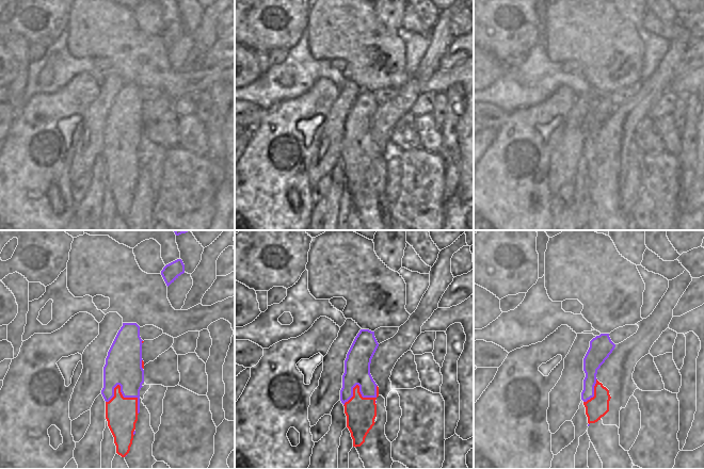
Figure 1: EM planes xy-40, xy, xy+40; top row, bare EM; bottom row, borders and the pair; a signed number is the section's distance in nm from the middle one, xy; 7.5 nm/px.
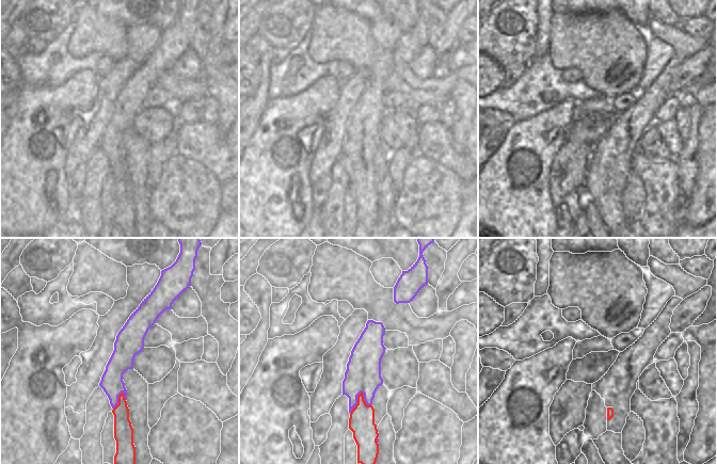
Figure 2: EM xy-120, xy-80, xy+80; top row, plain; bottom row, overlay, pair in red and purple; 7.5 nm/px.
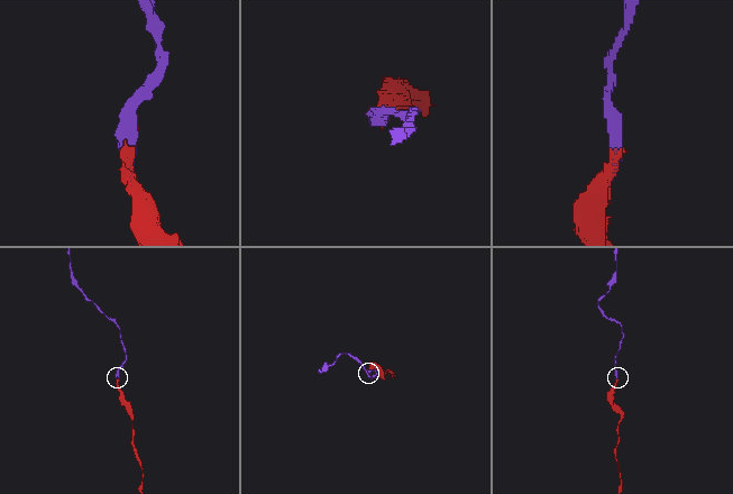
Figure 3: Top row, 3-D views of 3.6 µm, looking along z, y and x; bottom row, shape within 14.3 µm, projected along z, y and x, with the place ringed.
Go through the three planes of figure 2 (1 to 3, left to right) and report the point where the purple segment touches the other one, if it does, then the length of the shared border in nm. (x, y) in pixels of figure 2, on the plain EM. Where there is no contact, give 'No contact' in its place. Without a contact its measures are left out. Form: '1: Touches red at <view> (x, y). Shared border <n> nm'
1: Touches red at xy-120 (118, 161). Shared border 150 nm
2: Touches red at xy-80 (357, 163). Shared border 190 nm
3: No contact.

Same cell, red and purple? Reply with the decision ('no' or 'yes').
yes

